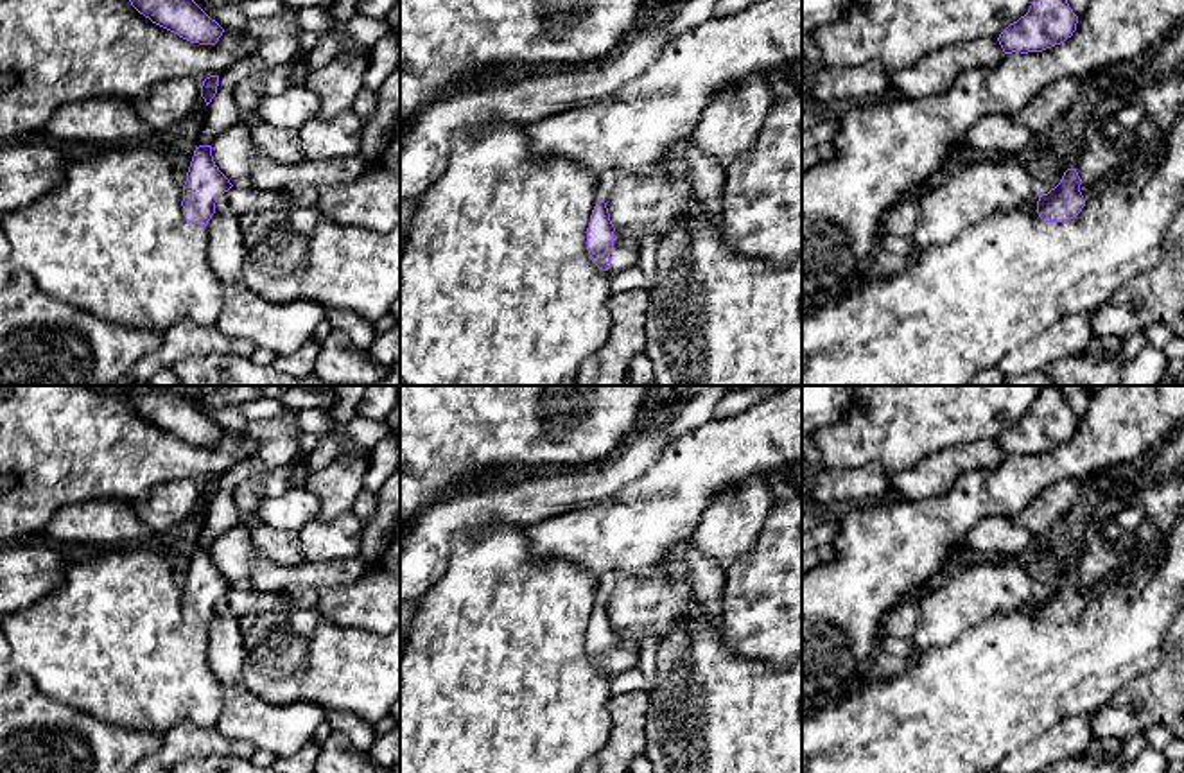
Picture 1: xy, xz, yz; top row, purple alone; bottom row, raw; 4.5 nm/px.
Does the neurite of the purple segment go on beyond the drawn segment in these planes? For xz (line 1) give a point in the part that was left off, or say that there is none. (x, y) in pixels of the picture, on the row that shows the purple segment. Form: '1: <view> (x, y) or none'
1: xz (625, 253)

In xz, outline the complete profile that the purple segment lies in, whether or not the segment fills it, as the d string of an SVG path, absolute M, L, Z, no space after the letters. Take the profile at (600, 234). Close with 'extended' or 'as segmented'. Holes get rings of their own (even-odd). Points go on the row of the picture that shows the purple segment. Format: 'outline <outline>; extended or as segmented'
outline M603 197L596 203L590 215L587 248L592 262L610 274L630 269L639 260L637 240L621 235L614 228Z; extended

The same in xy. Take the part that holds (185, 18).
outline M129 0L131 5L152 23L179 38L215 45L224 29L212 20L194 0Z; as segmented

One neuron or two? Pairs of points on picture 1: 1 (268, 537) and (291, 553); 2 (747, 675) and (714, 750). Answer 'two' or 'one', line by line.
1: one
2: one

